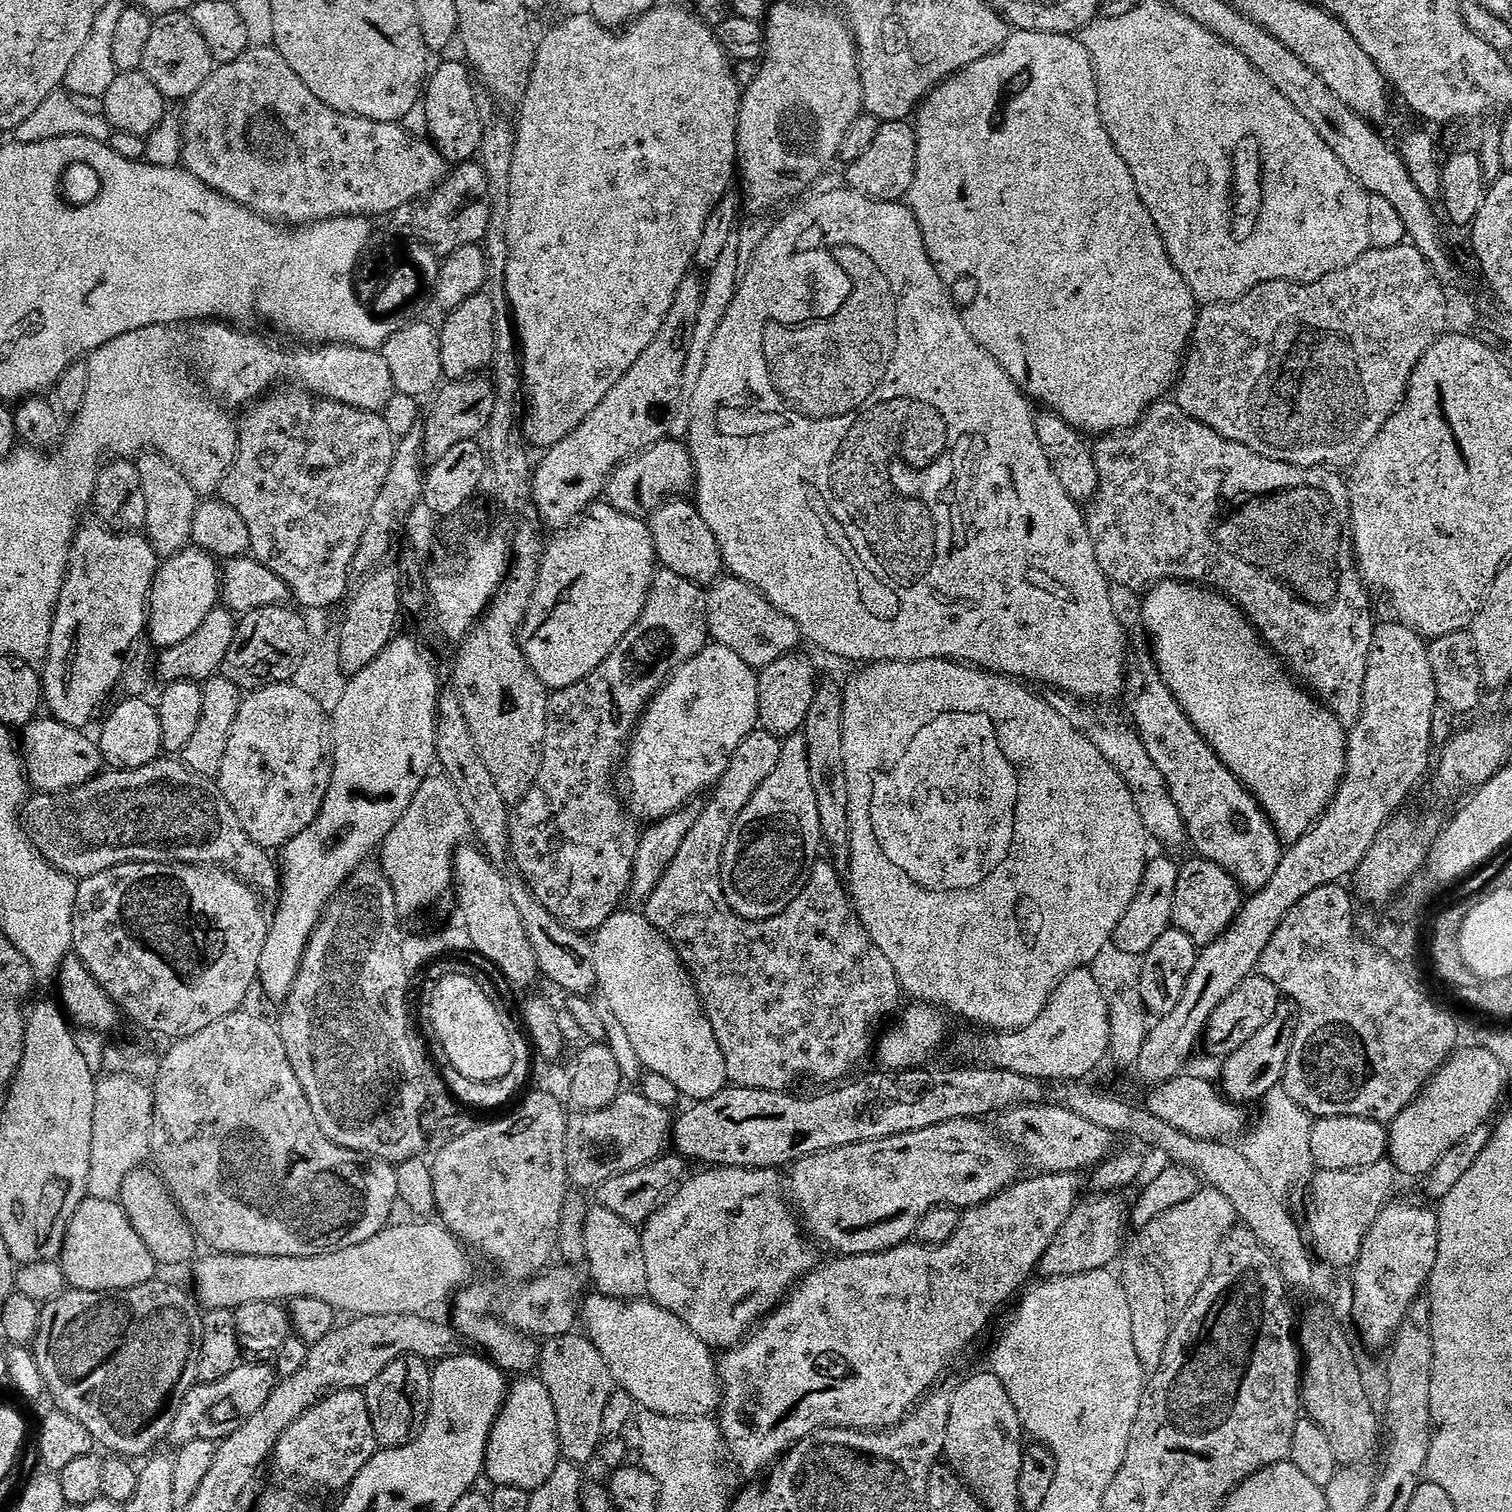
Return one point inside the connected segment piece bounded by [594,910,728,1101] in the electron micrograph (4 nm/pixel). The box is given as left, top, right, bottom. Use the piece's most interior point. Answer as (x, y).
(647, 985)

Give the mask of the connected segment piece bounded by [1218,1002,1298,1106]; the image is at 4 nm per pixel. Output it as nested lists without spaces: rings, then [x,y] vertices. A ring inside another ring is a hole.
[[[1281,1003],[1277,1012],[1245,1045],[1234,1050],[1223,1061],[1224,1069],[1220,1072],[1218,1088],[1220,1092],[1239,1106],[1247,1106],[1263,1101],[1270,1090],[1281,1087],[1286,1062],[1290,1058],[1290,1050],[1296,1033],[1296,1017],[1298,1013],[1291,1003]]]

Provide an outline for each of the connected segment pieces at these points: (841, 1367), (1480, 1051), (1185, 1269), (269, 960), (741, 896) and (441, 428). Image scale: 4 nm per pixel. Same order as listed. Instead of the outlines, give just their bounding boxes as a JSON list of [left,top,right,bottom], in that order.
[[718,1172,1082,1476],[1387,1046,1506,1178],[1118,1186,1237,1373],[258,634,441,1002],[720,734,822,920],[422,374,495,464]]

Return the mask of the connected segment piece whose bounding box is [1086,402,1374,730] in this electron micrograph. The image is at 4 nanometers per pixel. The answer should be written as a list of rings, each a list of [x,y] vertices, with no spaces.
[[[1157,402],[1132,428],[1101,435],[1097,440],[1100,441],[1095,441],[1094,444],[1094,462],[1098,466],[1098,494],[1087,509],[1086,519],[1088,533],[1094,546],[1094,558],[1098,558],[1098,566],[1109,581],[1113,585],[1121,584],[1124,588],[1148,590],[1165,580],[1178,580],[1219,590],[1248,617],[1252,627],[1259,632],[1260,639],[1319,697],[1324,707],[1335,714],[1336,721],[1344,729],[1350,730],[1358,726],[1358,718],[1364,705],[1366,666],[1372,649],[1374,623],[1372,624],[1372,604],[1368,601],[1369,589],[1356,573],[1358,565],[1352,546],[1349,485],[1345,481],[1343,484],[1336,477],[1339,475],[1335,471],[1325,467],[1299,468],[1293,464],[1260,456],[1254,450],[1218,435],[1214,430],[1210,430],[1210,426],[1190,418],[1174,402]]]

